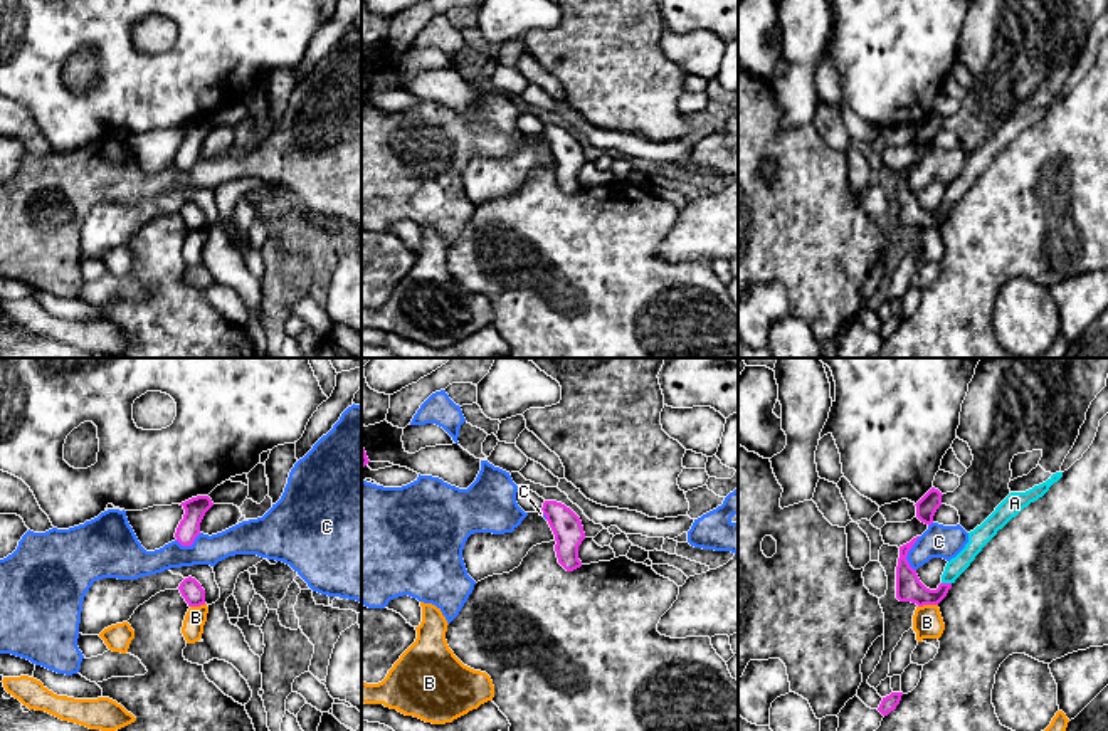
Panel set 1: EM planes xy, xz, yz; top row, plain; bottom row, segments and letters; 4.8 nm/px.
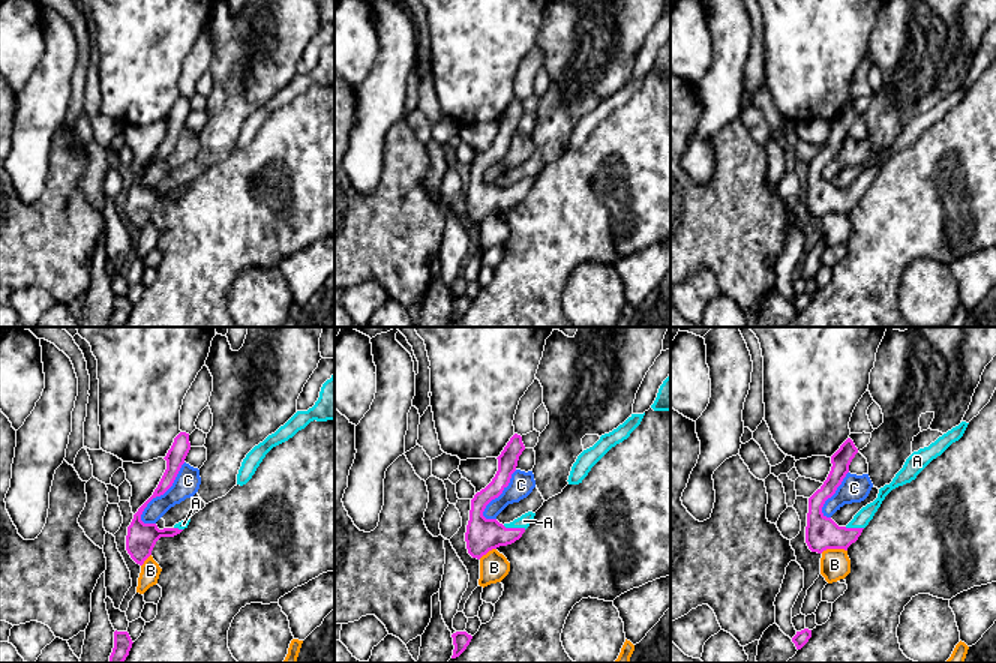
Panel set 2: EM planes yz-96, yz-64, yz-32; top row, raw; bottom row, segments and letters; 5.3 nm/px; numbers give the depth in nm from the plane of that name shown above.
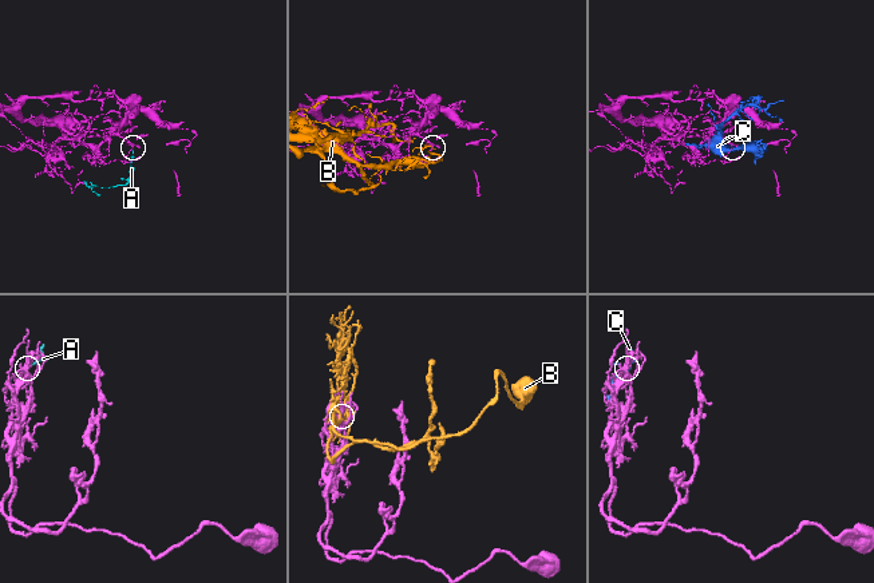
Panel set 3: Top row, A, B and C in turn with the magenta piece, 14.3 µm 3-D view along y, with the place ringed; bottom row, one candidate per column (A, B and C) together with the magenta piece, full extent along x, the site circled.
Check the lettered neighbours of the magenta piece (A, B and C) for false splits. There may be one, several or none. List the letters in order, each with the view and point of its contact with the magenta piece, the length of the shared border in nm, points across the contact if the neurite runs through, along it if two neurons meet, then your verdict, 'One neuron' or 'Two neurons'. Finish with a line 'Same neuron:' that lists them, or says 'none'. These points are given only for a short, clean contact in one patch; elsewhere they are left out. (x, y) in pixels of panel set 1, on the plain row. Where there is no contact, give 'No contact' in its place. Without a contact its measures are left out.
A: Touches magenta at yz (947, 207). Shared border 50 nm. One neuron
B: Touches magenta at yz (927, 227). Shared border 100 nm. Two neurons
C: Touches magenta at yz (907, 177). Shared border 170 nm. Two neurons
Same neuron: A

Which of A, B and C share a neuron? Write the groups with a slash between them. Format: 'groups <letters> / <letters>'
groups A / B / C

